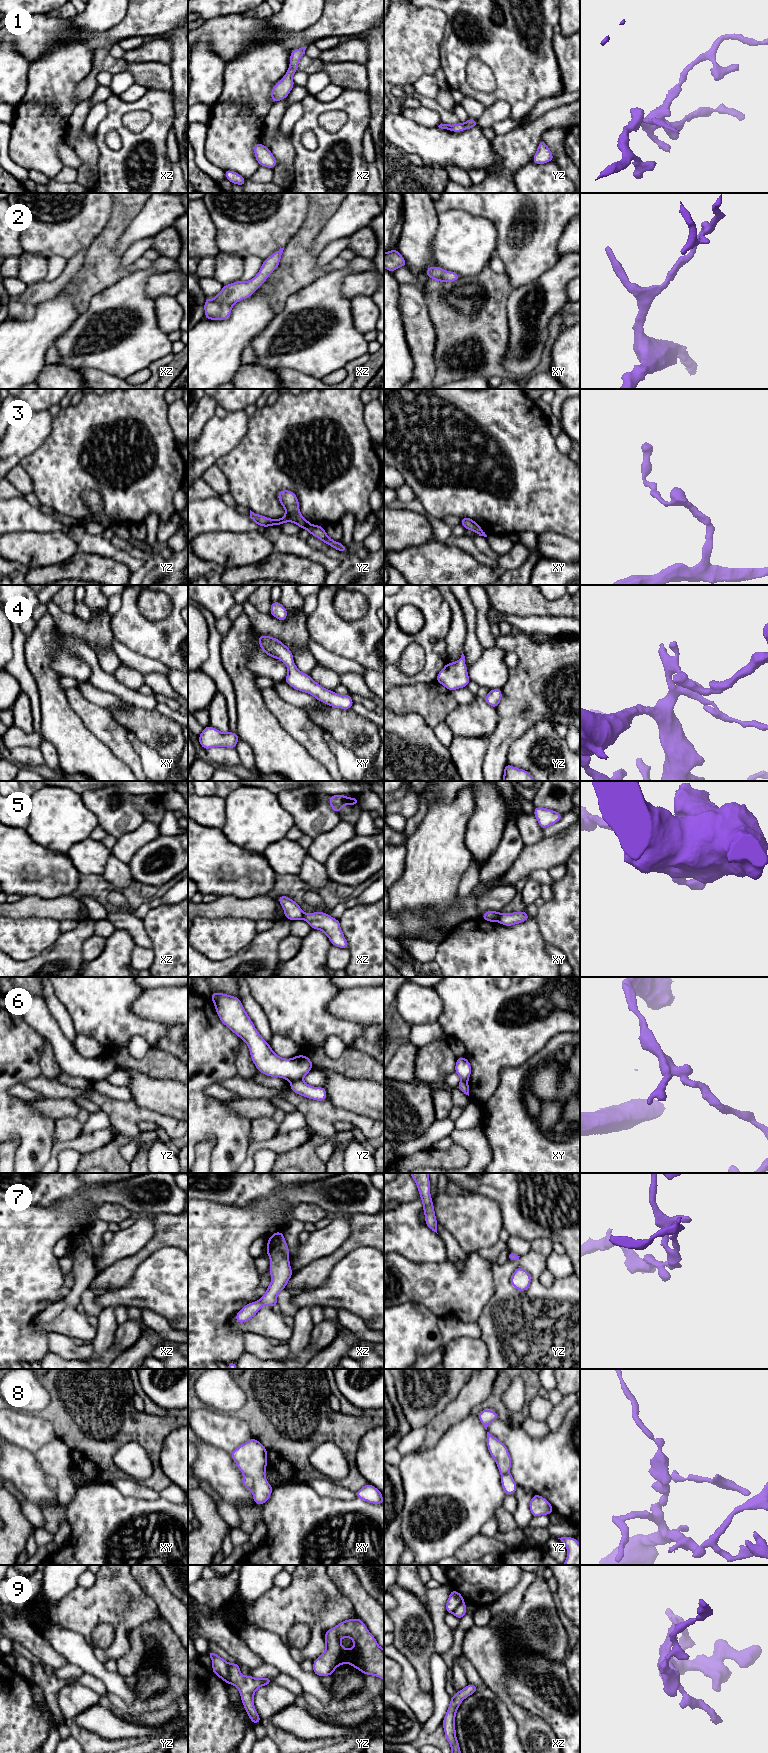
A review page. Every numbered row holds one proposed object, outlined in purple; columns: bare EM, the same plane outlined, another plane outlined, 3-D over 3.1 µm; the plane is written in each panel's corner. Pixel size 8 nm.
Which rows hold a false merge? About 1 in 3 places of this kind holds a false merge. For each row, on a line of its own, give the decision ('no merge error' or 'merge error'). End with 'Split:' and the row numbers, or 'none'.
1: no merge error
2: no merge error
3: no merge error
4: no merge error
5: merge error
6: merge error
7: no merge error
8: merge error
9: merge error
Split: 5, 6, 8, 9

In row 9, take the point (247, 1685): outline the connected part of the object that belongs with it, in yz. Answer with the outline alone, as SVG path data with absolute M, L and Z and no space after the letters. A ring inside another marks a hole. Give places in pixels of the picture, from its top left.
M229 1663L230 1681L229 1684L238 1688L243 1706L255 1725L261 1722L255 1707L254 1707L254 1694L261 1686L269 1685L272 1682L271 1678L263 1677L262 1679L254 1678L251 1675L243 1676L240 1672L240 1665Z

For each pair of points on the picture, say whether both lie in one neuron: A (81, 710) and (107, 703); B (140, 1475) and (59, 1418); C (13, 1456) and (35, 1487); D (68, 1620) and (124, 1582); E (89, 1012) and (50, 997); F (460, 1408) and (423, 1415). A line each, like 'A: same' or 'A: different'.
A: different
B: different
C: same
D: same
E: different
F: different

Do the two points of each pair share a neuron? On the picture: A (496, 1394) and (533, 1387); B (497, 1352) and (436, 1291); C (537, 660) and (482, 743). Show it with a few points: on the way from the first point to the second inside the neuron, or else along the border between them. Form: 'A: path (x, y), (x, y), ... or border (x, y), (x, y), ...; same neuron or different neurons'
A: path (501, 1409), (507, 1415), (519, 1415), (527, 1402); same neuron
B: border (488, 1301), (476, 1321); different neurons
C: border (489, 739), (482, 762); different neurons

